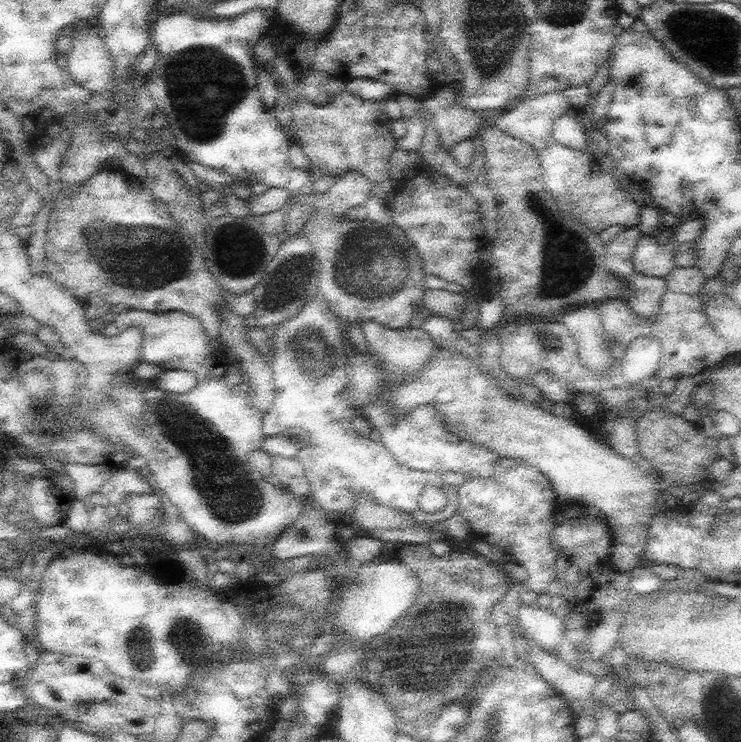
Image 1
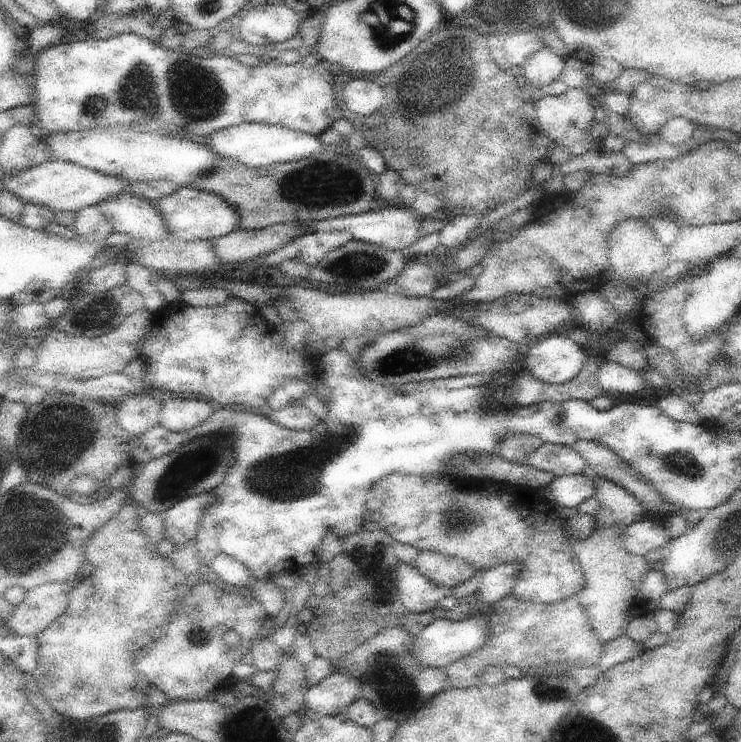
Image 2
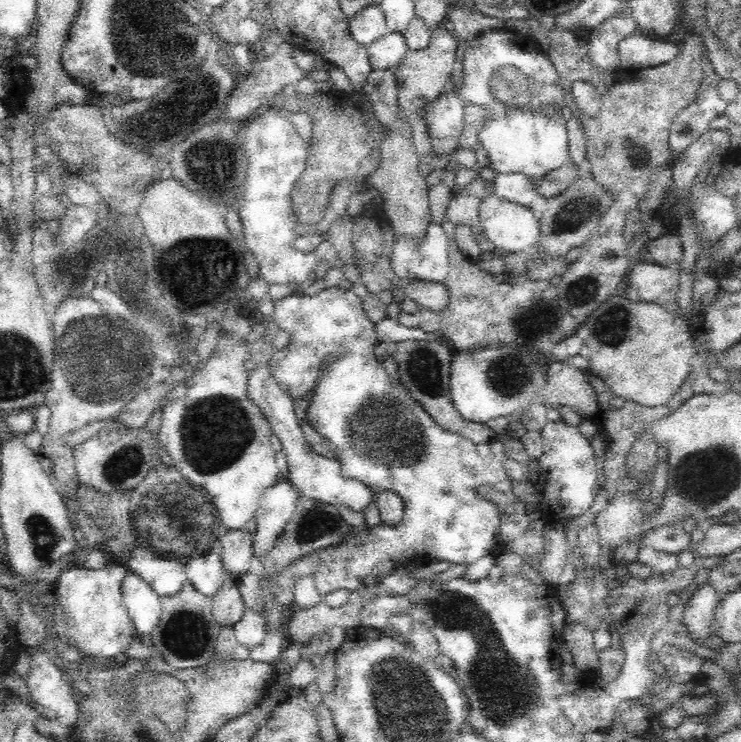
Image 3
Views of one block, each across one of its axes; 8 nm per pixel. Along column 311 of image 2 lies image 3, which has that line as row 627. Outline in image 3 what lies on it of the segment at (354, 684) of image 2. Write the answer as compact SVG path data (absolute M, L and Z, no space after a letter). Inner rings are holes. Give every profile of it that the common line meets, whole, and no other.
M709 583L695 585L693 593L687 598L681 622L688 628L696 642L702 642L704 638L710 636L709 628L719 602L720 599Z

